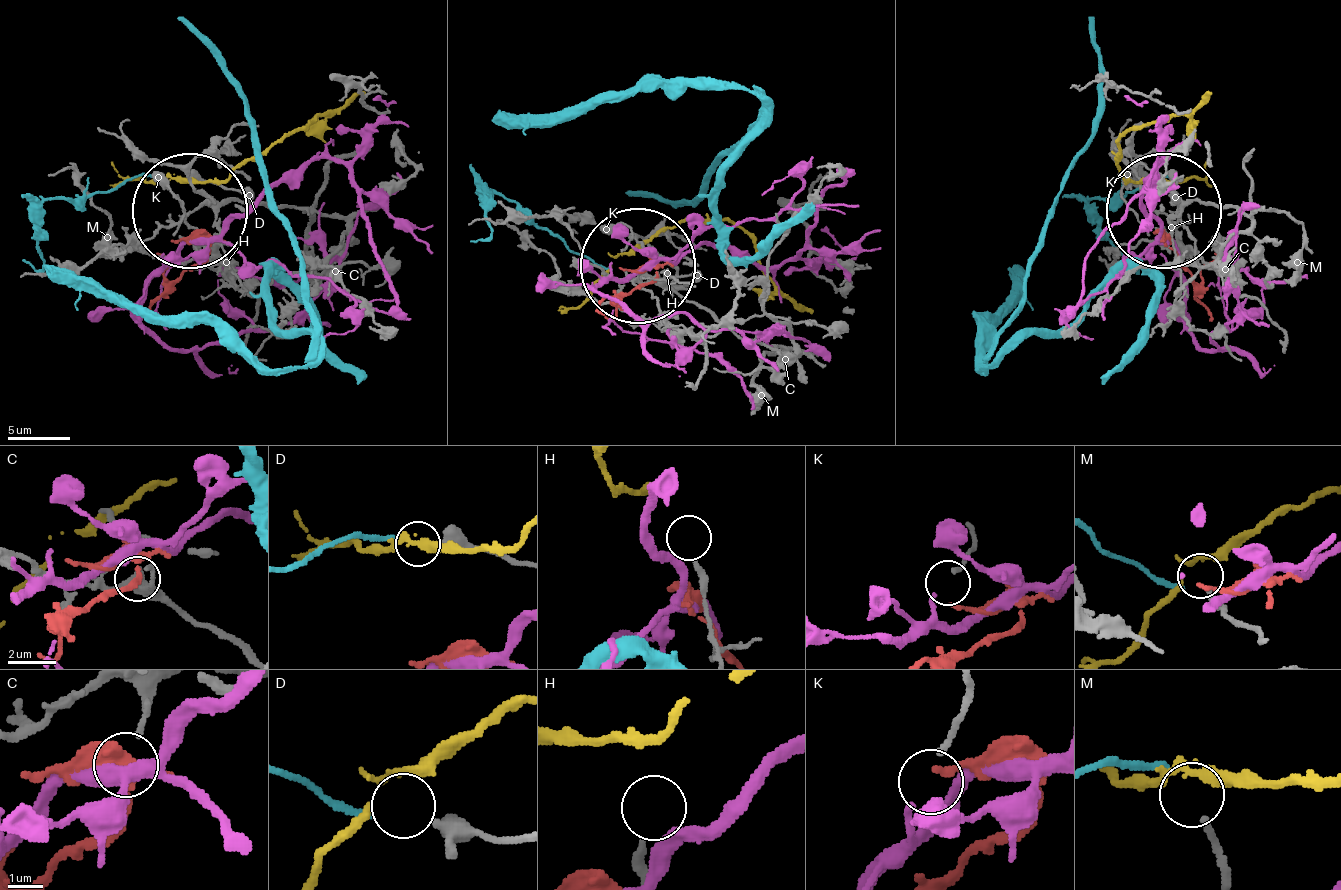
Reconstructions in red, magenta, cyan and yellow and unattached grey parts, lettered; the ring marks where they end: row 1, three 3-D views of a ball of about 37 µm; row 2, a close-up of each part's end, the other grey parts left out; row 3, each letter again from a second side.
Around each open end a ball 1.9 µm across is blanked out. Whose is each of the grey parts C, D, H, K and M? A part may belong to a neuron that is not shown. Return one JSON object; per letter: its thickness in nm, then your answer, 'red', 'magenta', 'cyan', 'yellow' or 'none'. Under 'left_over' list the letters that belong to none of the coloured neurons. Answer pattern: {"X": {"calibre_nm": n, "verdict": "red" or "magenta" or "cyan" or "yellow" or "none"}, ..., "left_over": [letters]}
{"C": {"calibre_nm": 170, "verdict": "red"}, "D": {"calibre_nm": 340, "verdict": "cyan"}, "H": {"calibre_nm": 280, "verdict": "none"}, "K": {"calibre_nm": 180, "verdict": "magenta"}, "M": {"calibre_nm": 180, "verdict": "none"}, "left_over": ["H", "M"]}

